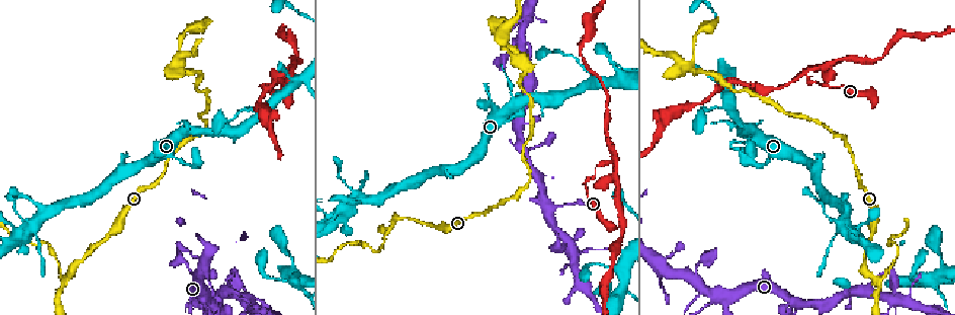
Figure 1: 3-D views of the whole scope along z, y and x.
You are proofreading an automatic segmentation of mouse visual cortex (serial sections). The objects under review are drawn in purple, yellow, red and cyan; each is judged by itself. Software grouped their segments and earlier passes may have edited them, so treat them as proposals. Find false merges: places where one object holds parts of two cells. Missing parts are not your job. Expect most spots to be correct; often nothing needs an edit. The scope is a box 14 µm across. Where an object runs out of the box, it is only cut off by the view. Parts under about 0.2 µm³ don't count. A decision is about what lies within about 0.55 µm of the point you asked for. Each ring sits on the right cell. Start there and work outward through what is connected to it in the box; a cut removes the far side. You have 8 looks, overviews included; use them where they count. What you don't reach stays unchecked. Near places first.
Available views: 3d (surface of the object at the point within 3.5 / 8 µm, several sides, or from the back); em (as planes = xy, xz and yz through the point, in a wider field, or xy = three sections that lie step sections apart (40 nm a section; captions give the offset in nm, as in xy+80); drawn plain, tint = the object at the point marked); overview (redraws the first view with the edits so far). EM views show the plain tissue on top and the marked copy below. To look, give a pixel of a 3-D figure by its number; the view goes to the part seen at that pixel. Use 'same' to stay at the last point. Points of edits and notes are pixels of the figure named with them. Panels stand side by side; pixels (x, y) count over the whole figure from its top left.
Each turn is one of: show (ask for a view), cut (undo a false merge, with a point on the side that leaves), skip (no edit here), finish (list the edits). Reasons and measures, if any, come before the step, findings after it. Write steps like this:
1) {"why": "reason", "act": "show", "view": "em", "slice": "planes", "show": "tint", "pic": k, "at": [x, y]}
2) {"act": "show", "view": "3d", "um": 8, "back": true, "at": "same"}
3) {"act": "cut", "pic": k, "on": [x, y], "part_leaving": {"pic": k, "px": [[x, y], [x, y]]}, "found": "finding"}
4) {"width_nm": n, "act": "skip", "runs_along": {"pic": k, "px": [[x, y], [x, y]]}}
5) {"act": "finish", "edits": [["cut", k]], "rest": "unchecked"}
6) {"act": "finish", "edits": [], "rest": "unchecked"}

{"why": "sharp bend", "act": "show", "view": "em", "slice": "xy", "step": 5, "show": "tint", "pic": 1, "at": [857, 229]}

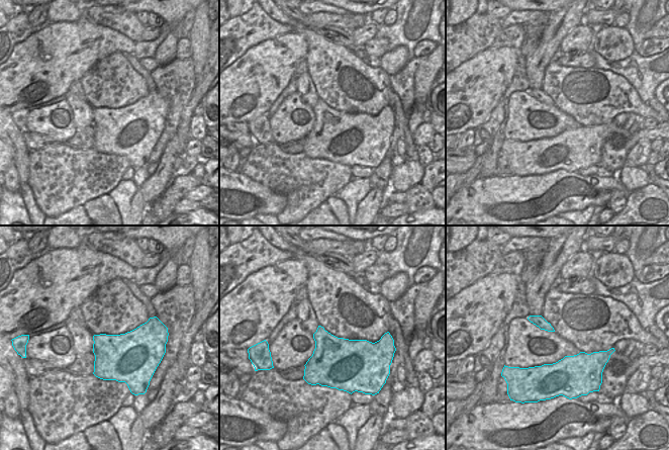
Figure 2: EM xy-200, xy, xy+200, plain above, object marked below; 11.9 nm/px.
{"act": "show", "view": "3d", "um": 3.5, "at": "same"}

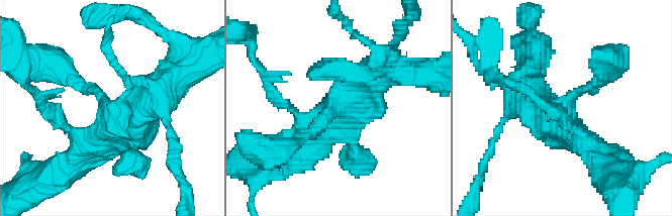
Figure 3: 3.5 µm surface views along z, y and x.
{"act": "skip", "runs_along": {"pic": 3, "px": [[388, 69], [316, 120], [301, 143]]}, "found": "one cell here"}

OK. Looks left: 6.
{"why": "sudden change in width", "act": "show", "view": "3d", "um": 3.5, "pic": 1, "at": [391, 229]}

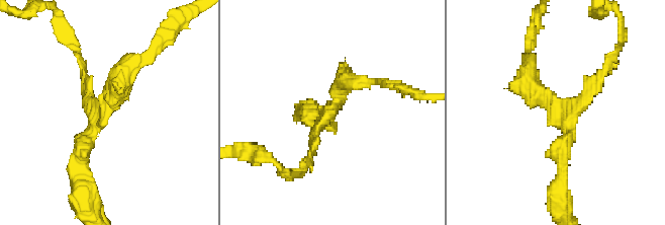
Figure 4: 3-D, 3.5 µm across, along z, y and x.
{"arms": 3, "arm_widths_nm": [150, 250, 300], "why": "need the tissue", "act": "show", "view": "em", "slice": "planes", "show": "tint", "pic": 4, "at": [559, 112]}

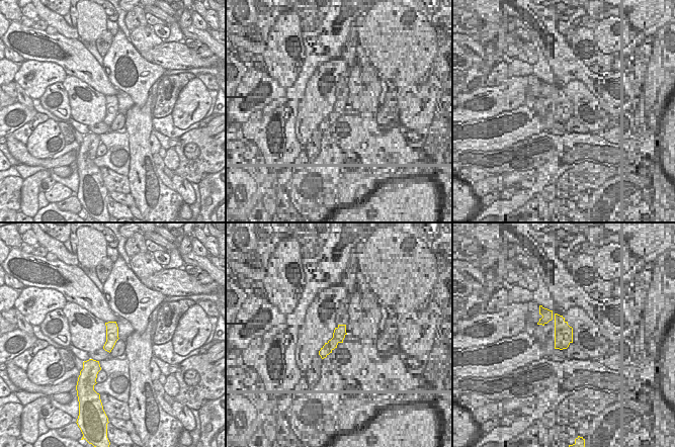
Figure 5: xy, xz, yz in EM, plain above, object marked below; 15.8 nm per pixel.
{"width_nm": 190, "act": "skip", "runs_along": {"pic": 4, "px": [[359, 81], [340, 89], [309, 156]]}, "found": "all the same cell"}

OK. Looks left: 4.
{"why": "calibre changes", "act": "show", "view": "em", "slice": "xy", "step": 2, "show": "tint", "pic": 1, "at": [690, 66]}

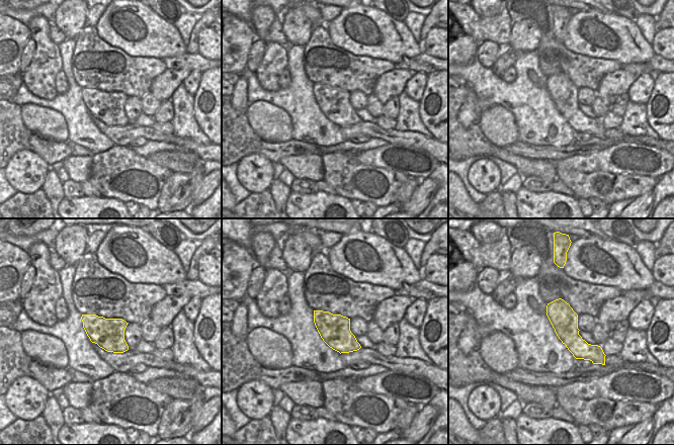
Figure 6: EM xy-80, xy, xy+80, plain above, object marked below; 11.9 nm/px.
{"act": "show", "view": "3d", "um": 3.5, "at": "same"}

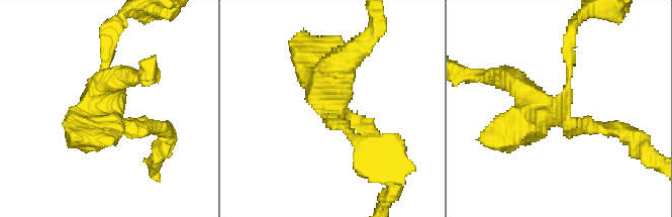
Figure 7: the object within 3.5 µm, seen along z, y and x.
{"arm_widths_nm": [150, 200, 350, 500], "act": "skip", "runs_along": {"pic": 6, "px": [[550, 305], [586, 351], [599, 353]]}, "found": "continuous, no second cell"}

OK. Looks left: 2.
{"why": "three-way junction", "act": "show", "view": "3d", "um": 3.5, "pic": 1, "at": [591, 86]}

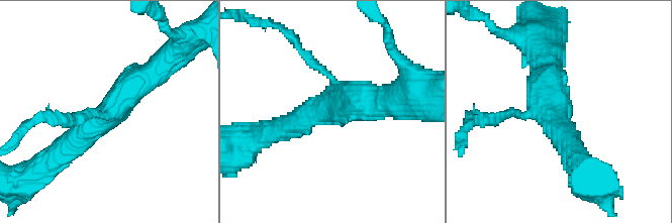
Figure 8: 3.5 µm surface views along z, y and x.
{"act": "show", "view": "em", "slice": "xy", "step": 5, "show": "tint", "pic": 8, "at": [553, 111]}

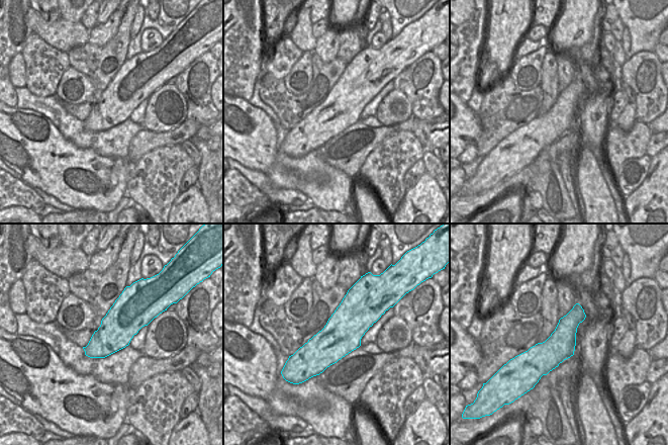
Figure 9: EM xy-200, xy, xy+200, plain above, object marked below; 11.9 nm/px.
{"arm_widths_nm": [150, 400, 450], "act": "skip", "found": "continuous, no second cell"}

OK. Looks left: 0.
{"act": "finish", "edits": [], "rest": "unchecked"}

